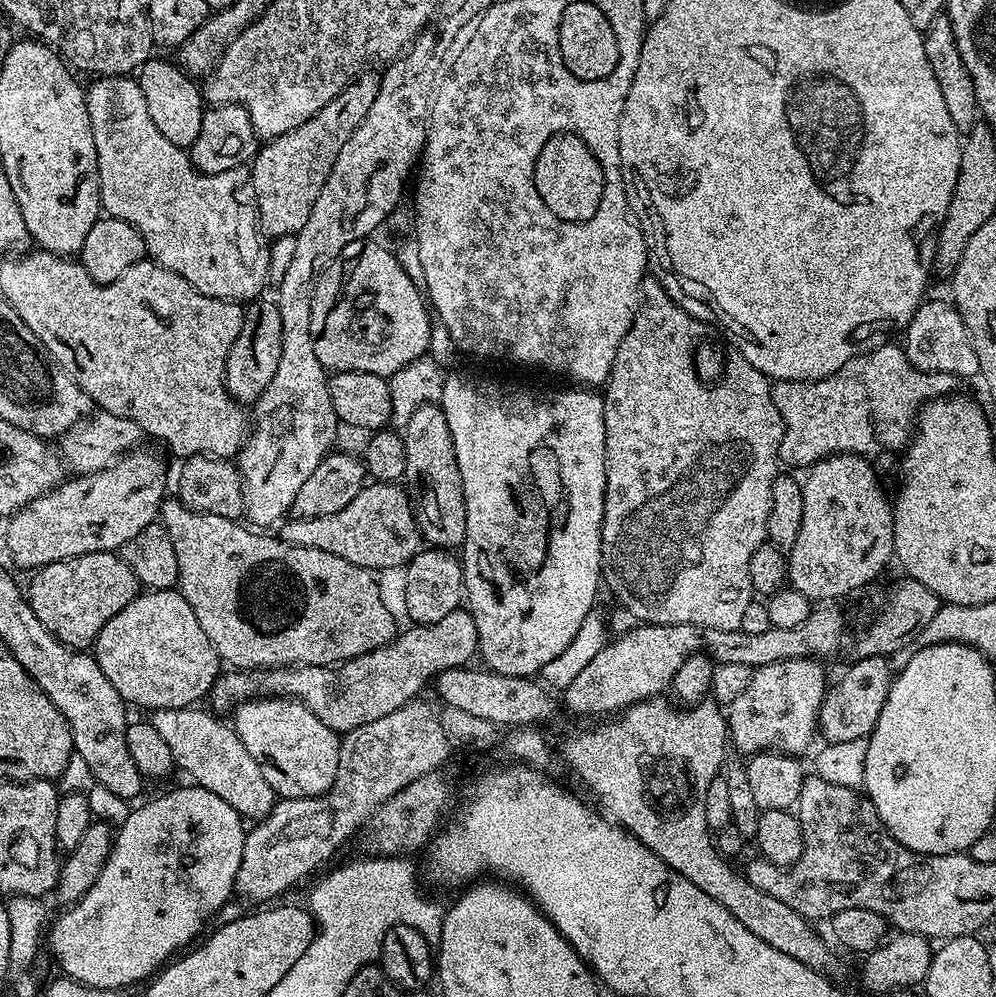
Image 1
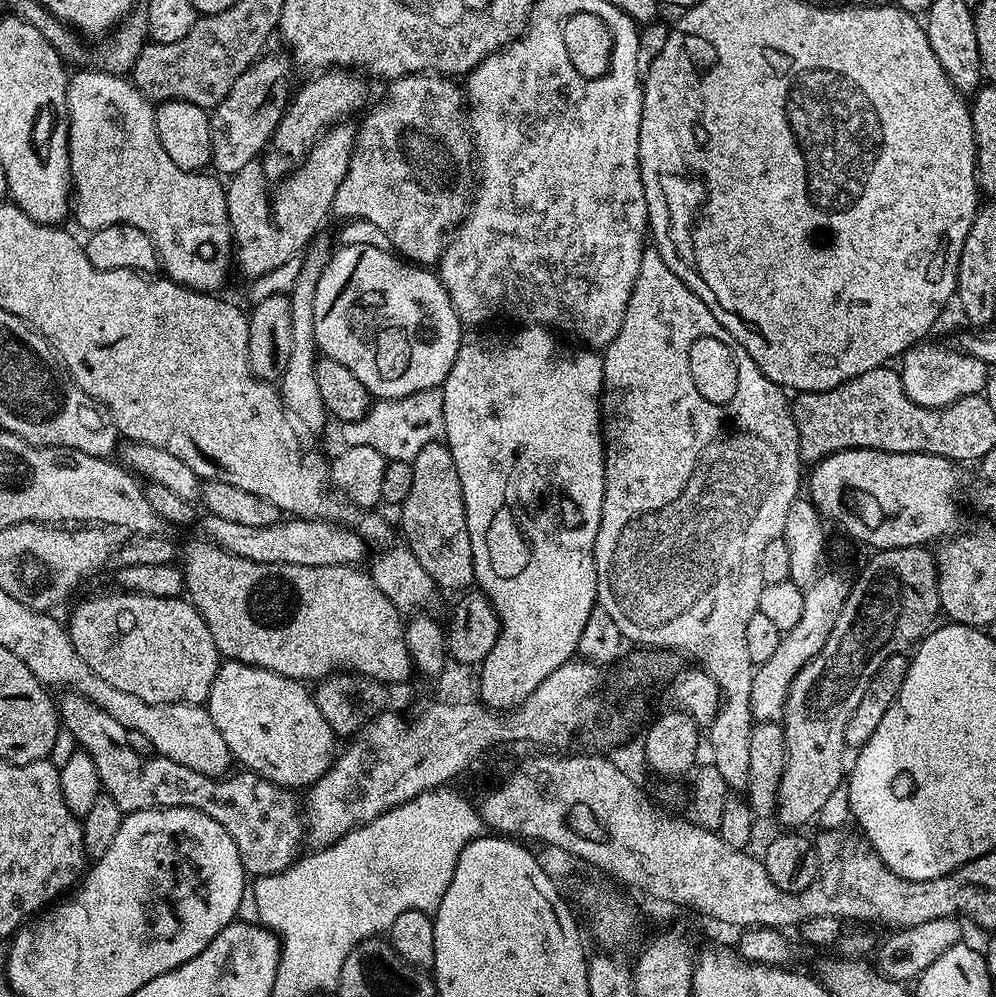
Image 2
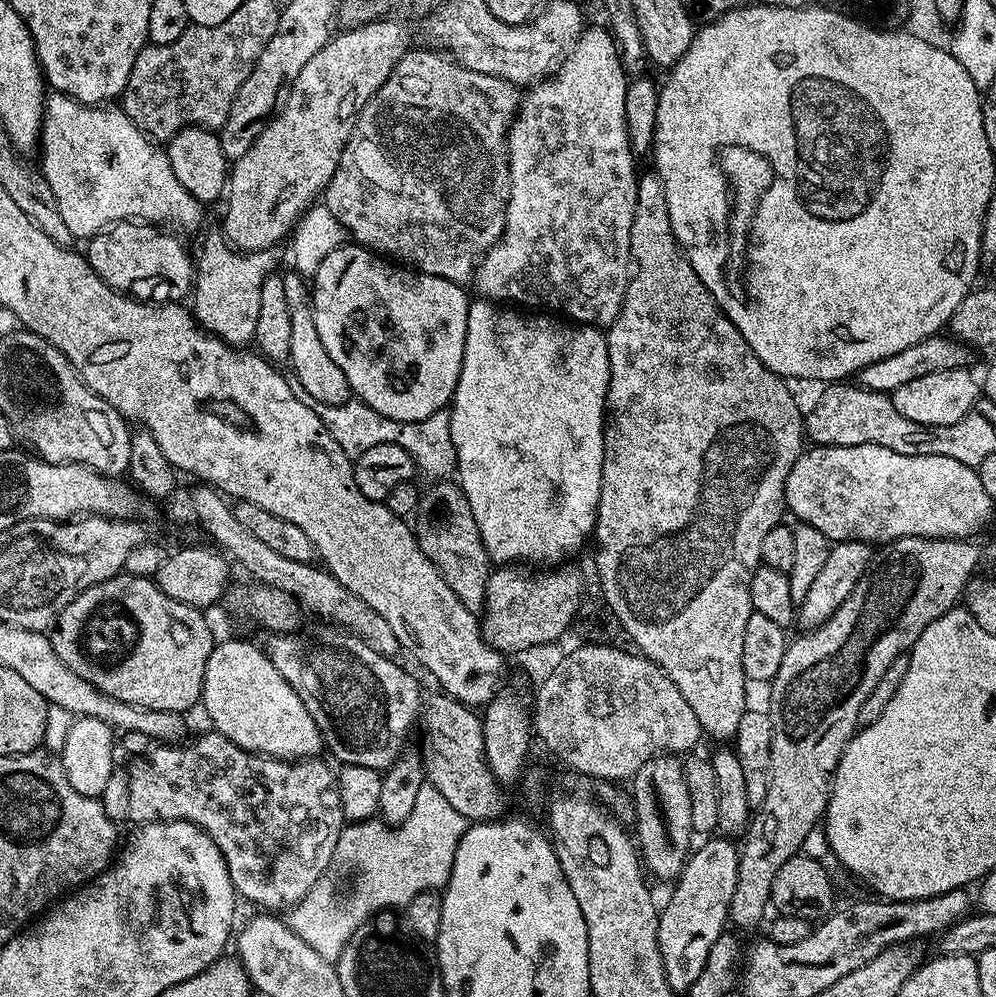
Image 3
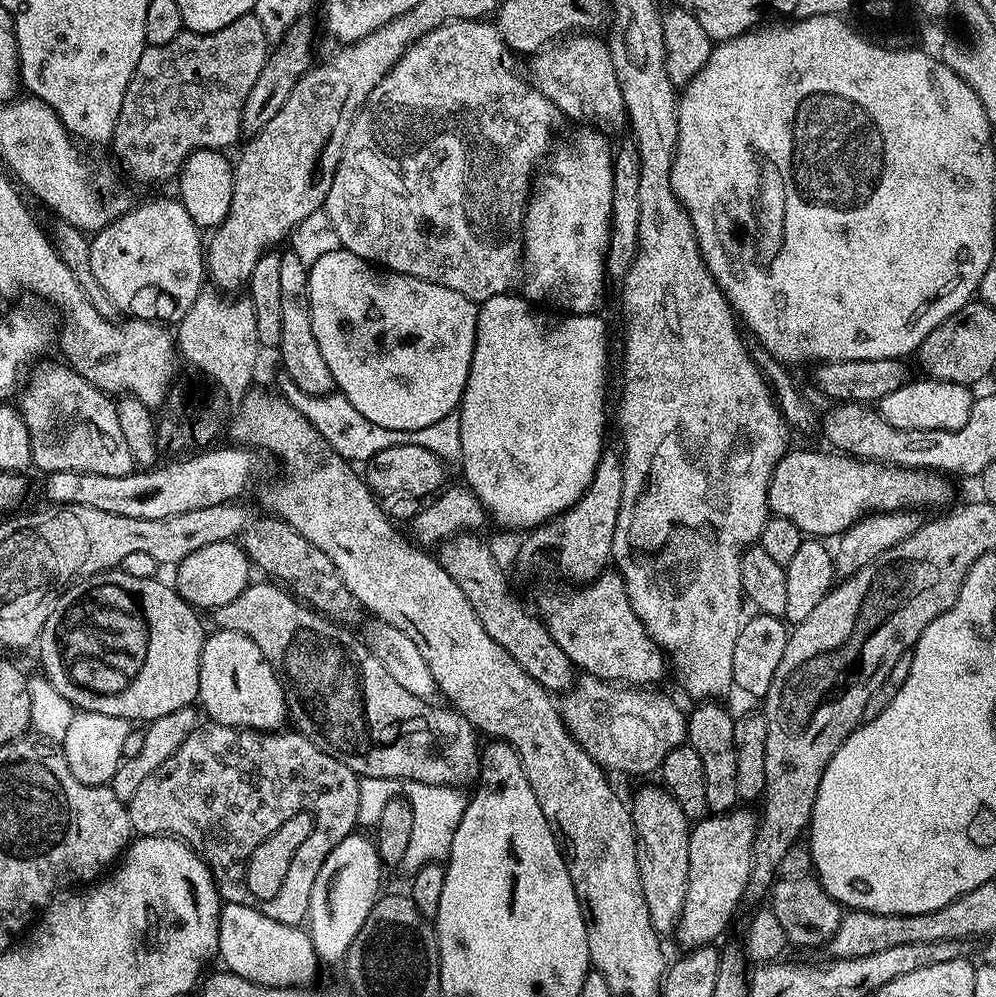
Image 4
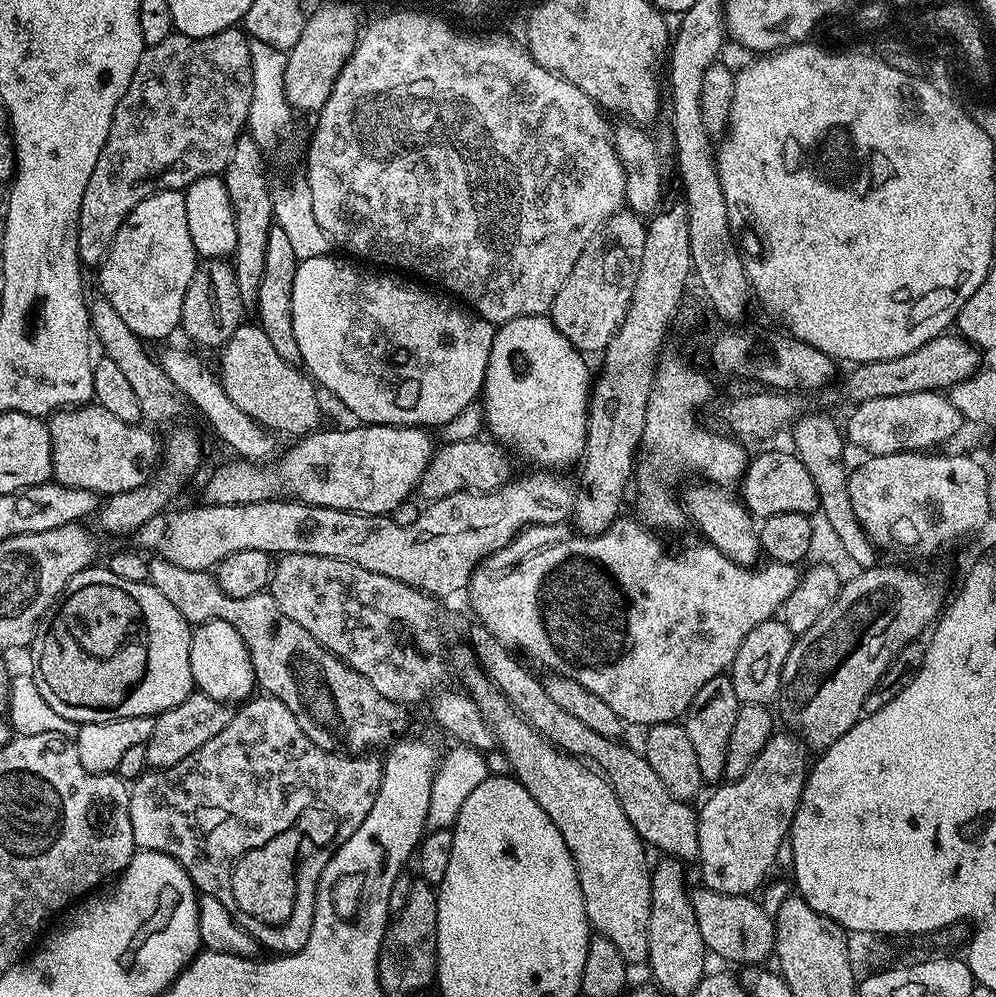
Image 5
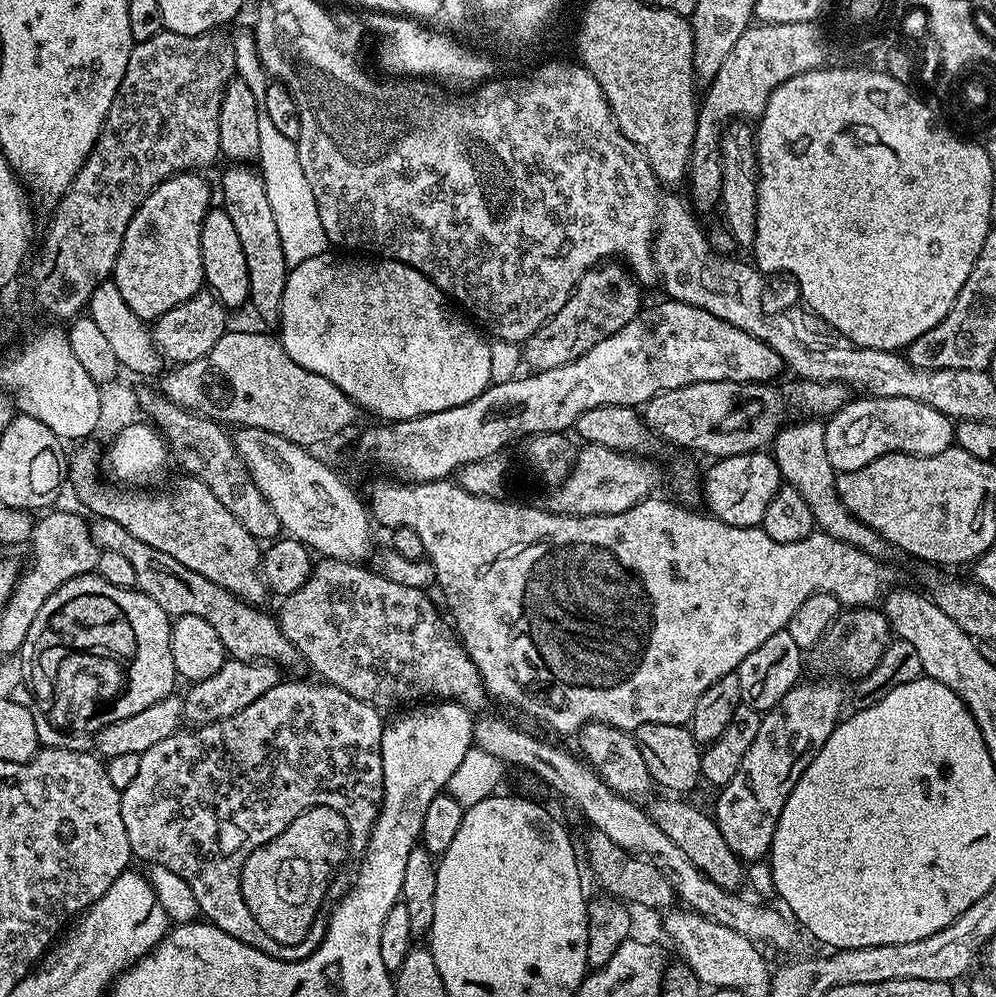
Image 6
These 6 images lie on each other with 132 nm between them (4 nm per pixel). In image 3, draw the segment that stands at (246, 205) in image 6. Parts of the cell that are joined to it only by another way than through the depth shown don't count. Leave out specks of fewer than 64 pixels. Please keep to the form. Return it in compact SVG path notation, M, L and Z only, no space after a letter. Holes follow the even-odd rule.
M290 270L283 275L286 304L290 311L290 365L292 364L293 375L299 378L299 382L305 387L315 401L324 405L338 406L348 403L352 398L349 382L342 370L335 365L334 360L326 354L325 347L318 335L317 326L314 323L312 294L305 277L298 272Z

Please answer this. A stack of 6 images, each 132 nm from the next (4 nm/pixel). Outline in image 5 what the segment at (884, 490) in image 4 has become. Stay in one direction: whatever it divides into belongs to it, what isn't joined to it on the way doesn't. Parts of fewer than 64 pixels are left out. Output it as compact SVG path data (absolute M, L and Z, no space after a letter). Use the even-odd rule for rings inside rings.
M795 451L760 452L757 456L755 453L749 459L748 468L744 471L743 484L742 503L752 513L753 517L763 518L783 512L811 514L817 511L815 482L811 480L806 466L803 465Z

